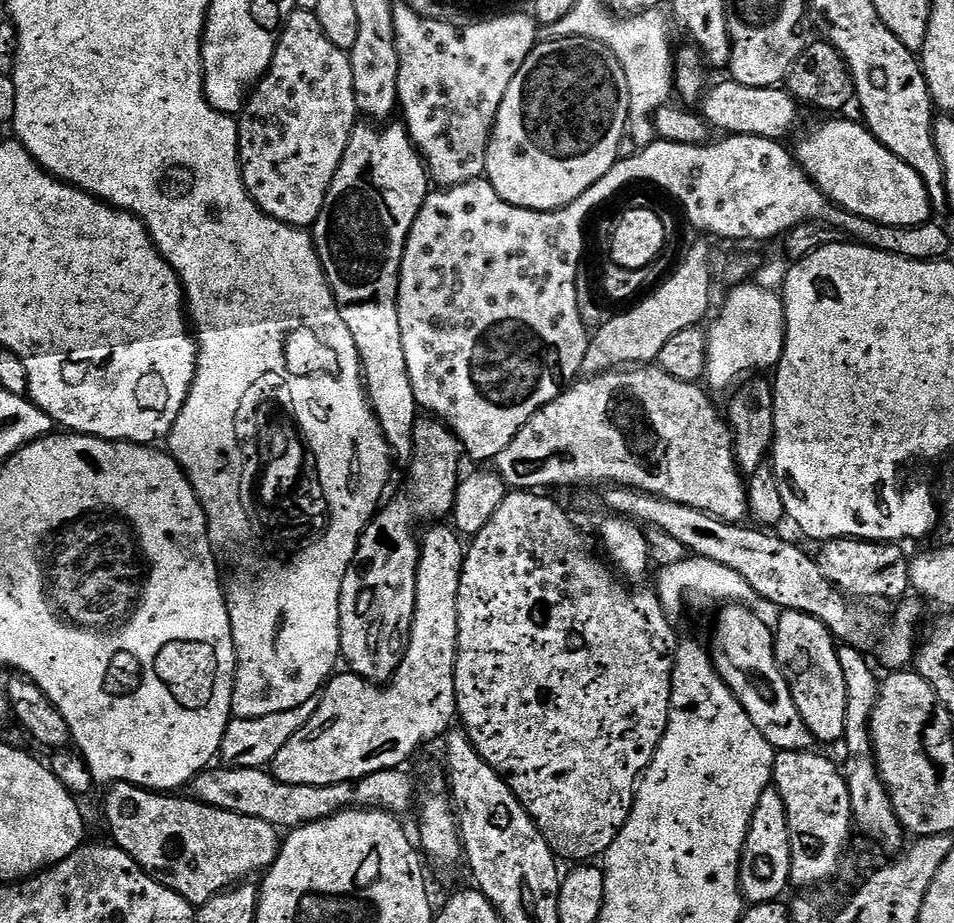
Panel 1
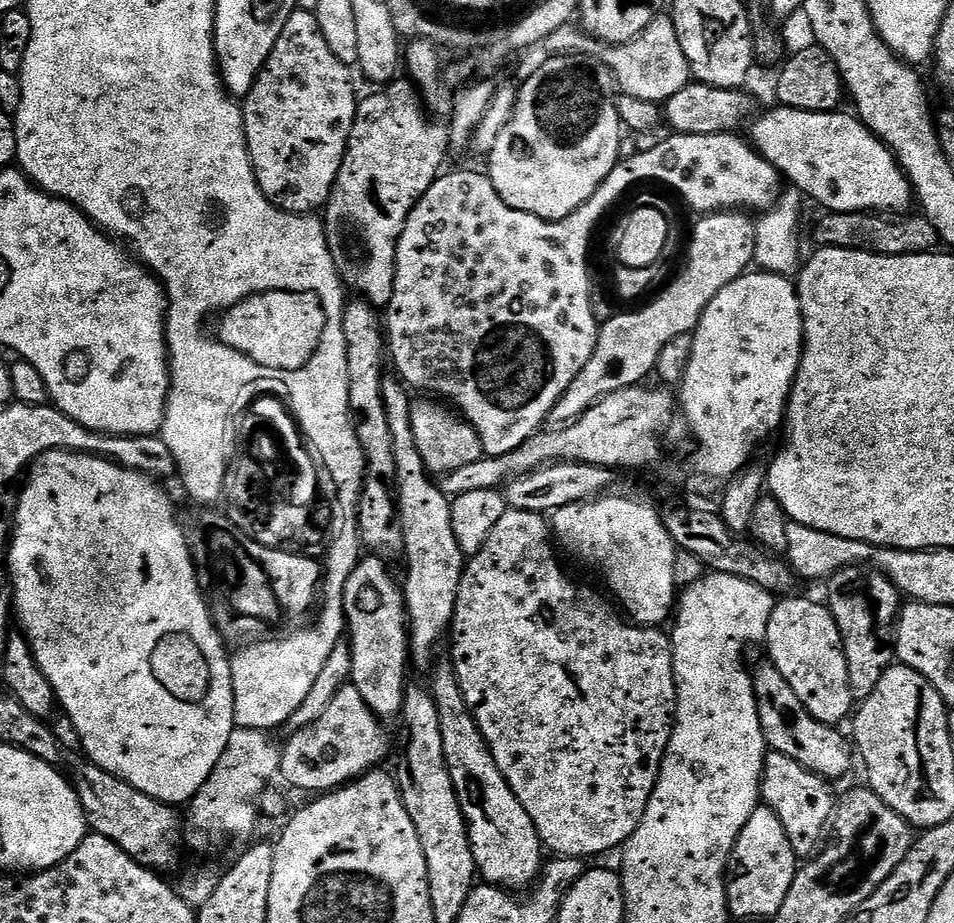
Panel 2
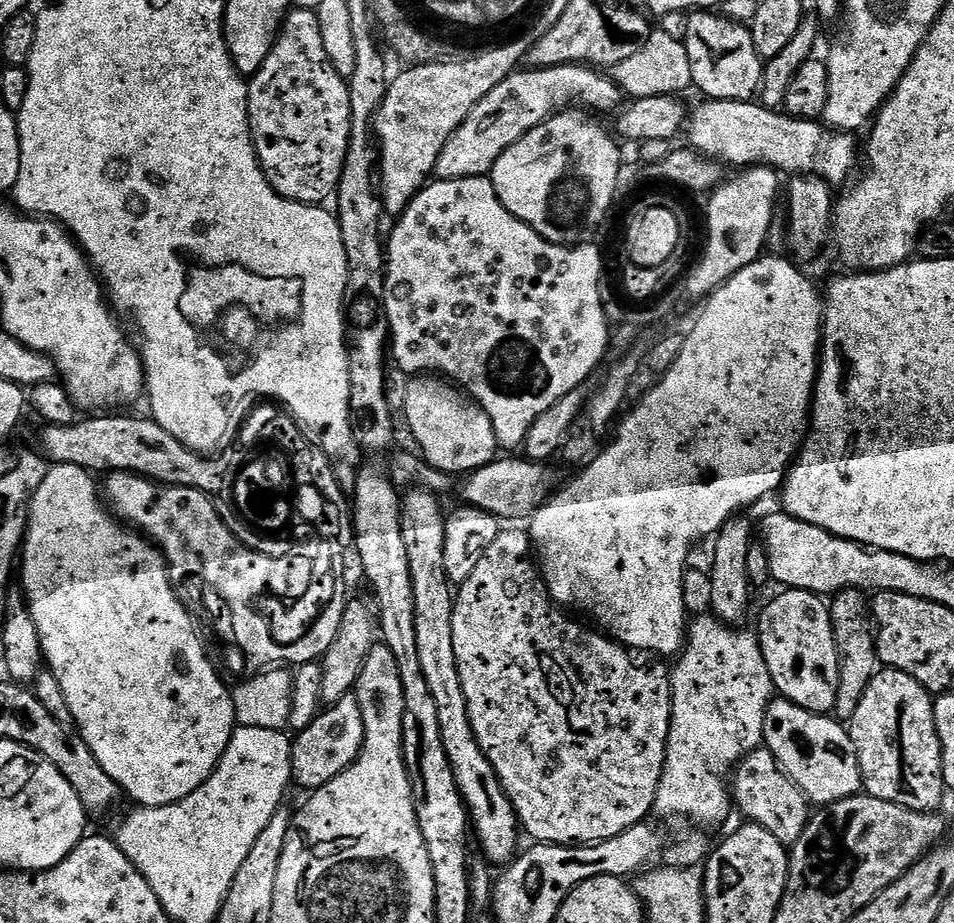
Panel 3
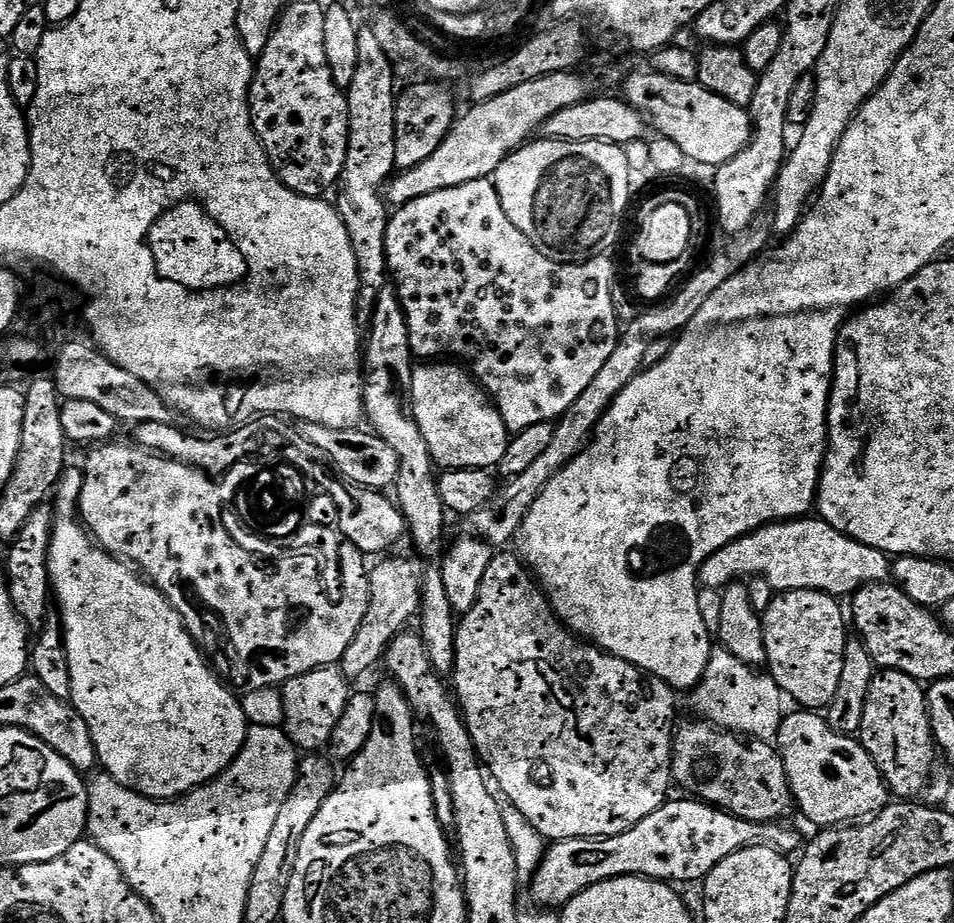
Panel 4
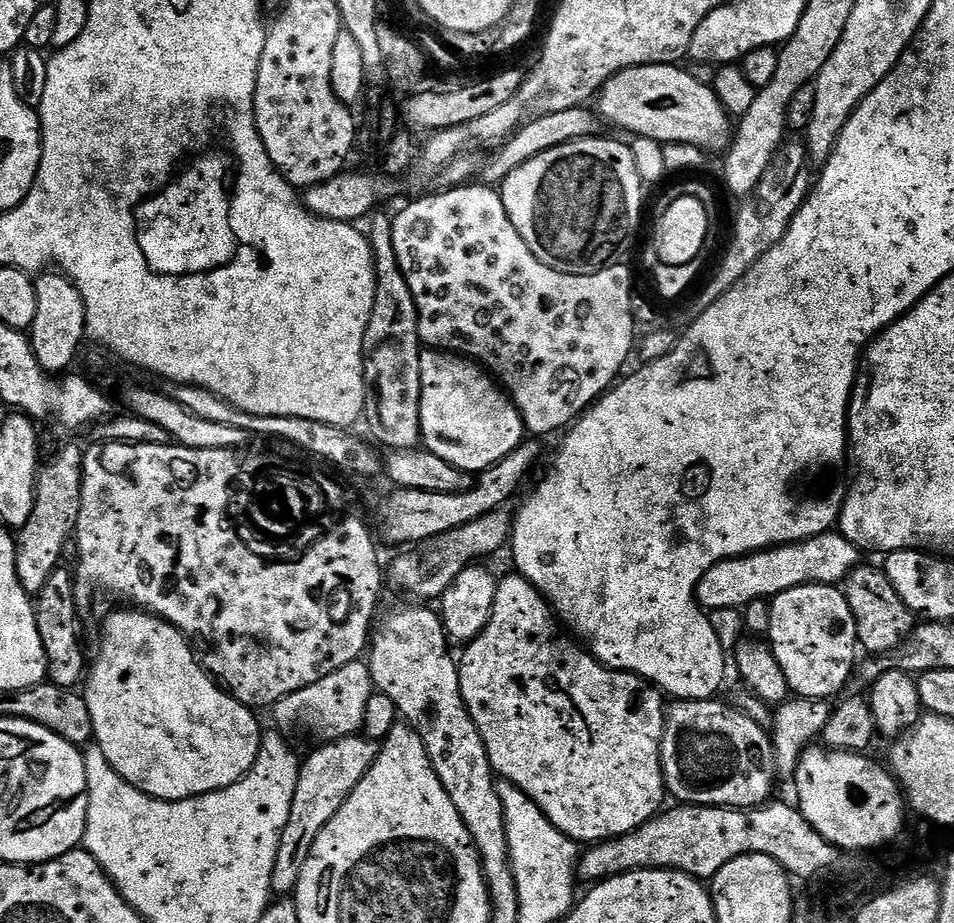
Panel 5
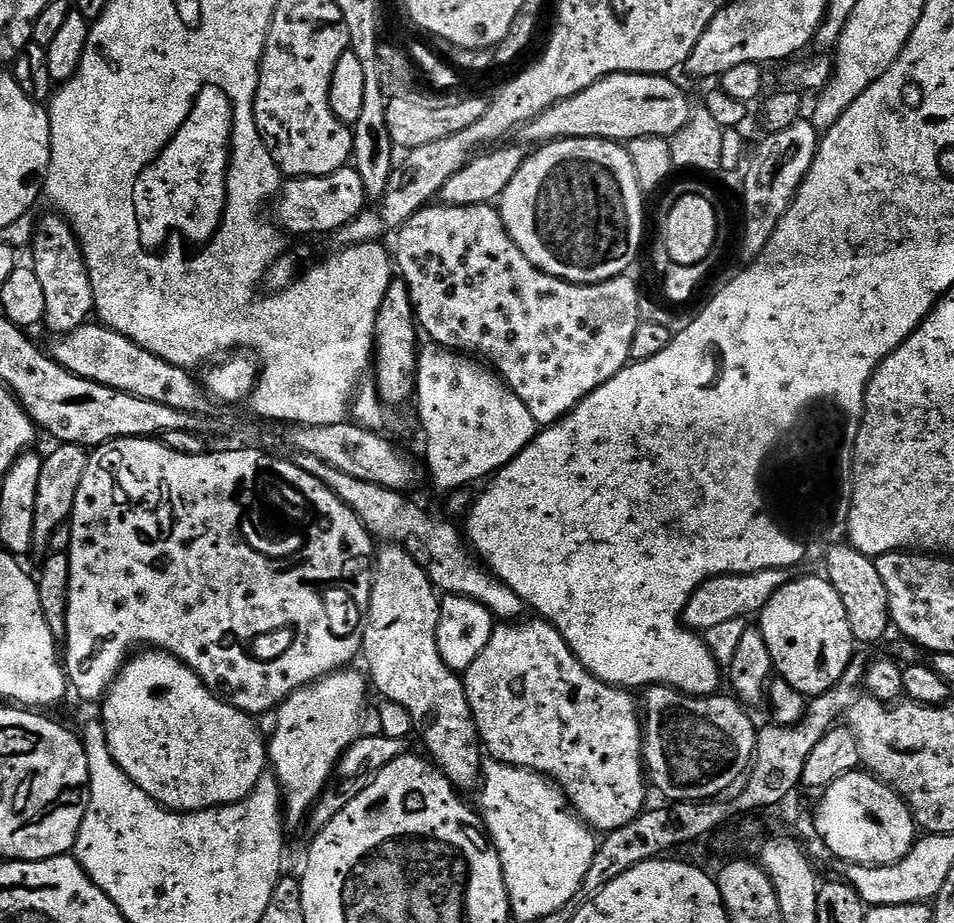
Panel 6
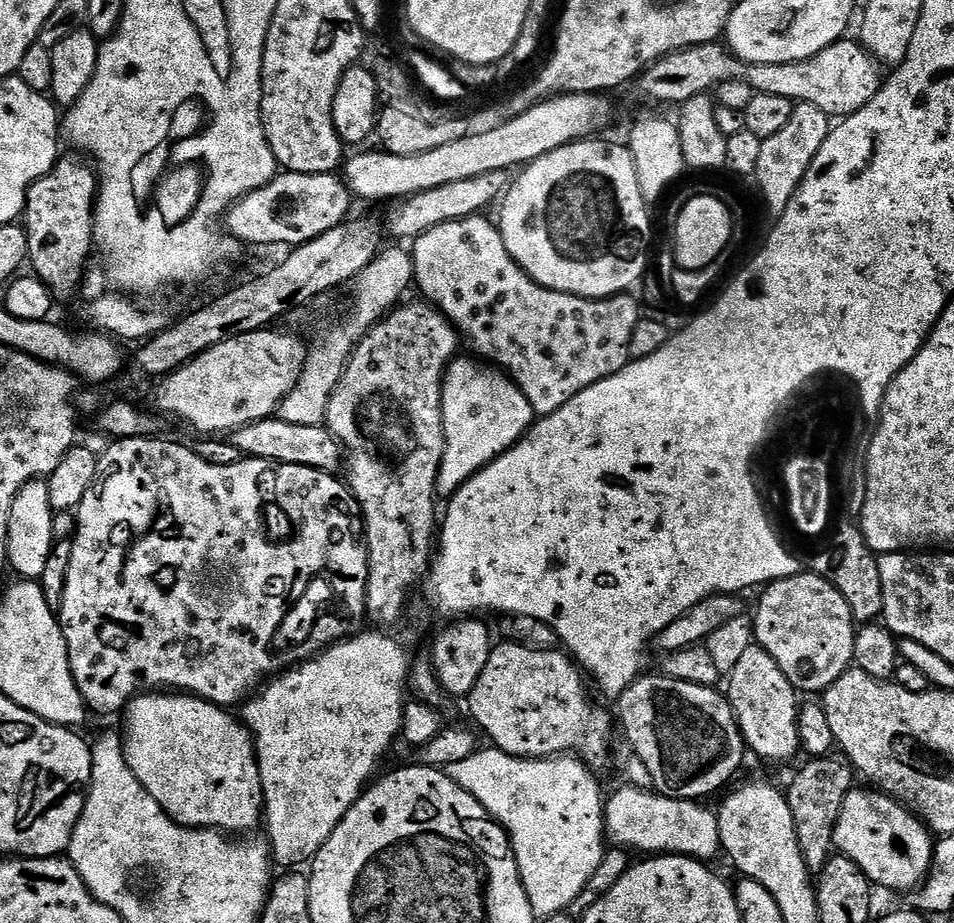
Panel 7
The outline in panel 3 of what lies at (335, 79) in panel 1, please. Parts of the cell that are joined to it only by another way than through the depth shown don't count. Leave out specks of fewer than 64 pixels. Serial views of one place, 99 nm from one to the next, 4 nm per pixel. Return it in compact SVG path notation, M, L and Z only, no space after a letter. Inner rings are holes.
M311 7L298 8L284 17L276 44L263 66L251 77L248 117L260 164L278 195L320 206L328 202L324 200L331 201L337 195L348 145L352 142L352 106L347 79L334 70L330 54L326 54L326 46L322 43L322 26L318 26L315 11Z

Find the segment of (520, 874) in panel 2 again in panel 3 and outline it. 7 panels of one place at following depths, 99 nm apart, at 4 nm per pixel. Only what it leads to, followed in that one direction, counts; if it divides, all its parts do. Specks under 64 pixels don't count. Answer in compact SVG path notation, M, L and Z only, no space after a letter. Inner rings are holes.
M427 490L409 491L402 500L402 538L406 538L406 554L410 558L410 578L414 586L414 610L416 611L416 637L418 638L418 660L422 662L422 670L426 682L430 686L430 694L438 706L438 726L442 726L442 742L446 746L446 754L450 758L452 773L460 796L464 800L470 817L474 834L480 838L480 846L494 863L504 866L517 855L516 843L522 837L522 829L516 819L516 811L505 794L500 779L486 754L480 749L474 730L470 726L470 710L466 702L466 694L462 690L462 678L458 674L458 658L454 654L454 585L448 578L444 561L444 543L446 542L446 511L440 505L441 497Z

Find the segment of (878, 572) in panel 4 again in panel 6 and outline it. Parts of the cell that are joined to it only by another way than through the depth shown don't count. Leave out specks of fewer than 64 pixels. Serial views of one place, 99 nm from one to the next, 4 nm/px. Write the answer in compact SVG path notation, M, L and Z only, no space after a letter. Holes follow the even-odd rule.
M771 568L761 572L748 572L745 576L712 576L703 580L692 591L692 597L684 607L683 623L697 634L705 634L711 628L720 628L731 620L740 620L743 616L755 617L770 602L778 588L786 582L783 568Z

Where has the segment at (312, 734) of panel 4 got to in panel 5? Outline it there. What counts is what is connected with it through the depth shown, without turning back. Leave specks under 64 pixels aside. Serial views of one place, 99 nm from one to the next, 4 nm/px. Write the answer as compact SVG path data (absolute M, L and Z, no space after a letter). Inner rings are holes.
M362 660L346 663L334 672L320 678L286 697L282 697L272 707L275 727L282 732L302 726L314 730L319 739L330 741L344 736L357 735L365 725L367 702L374 693L372 675L367 663Z

